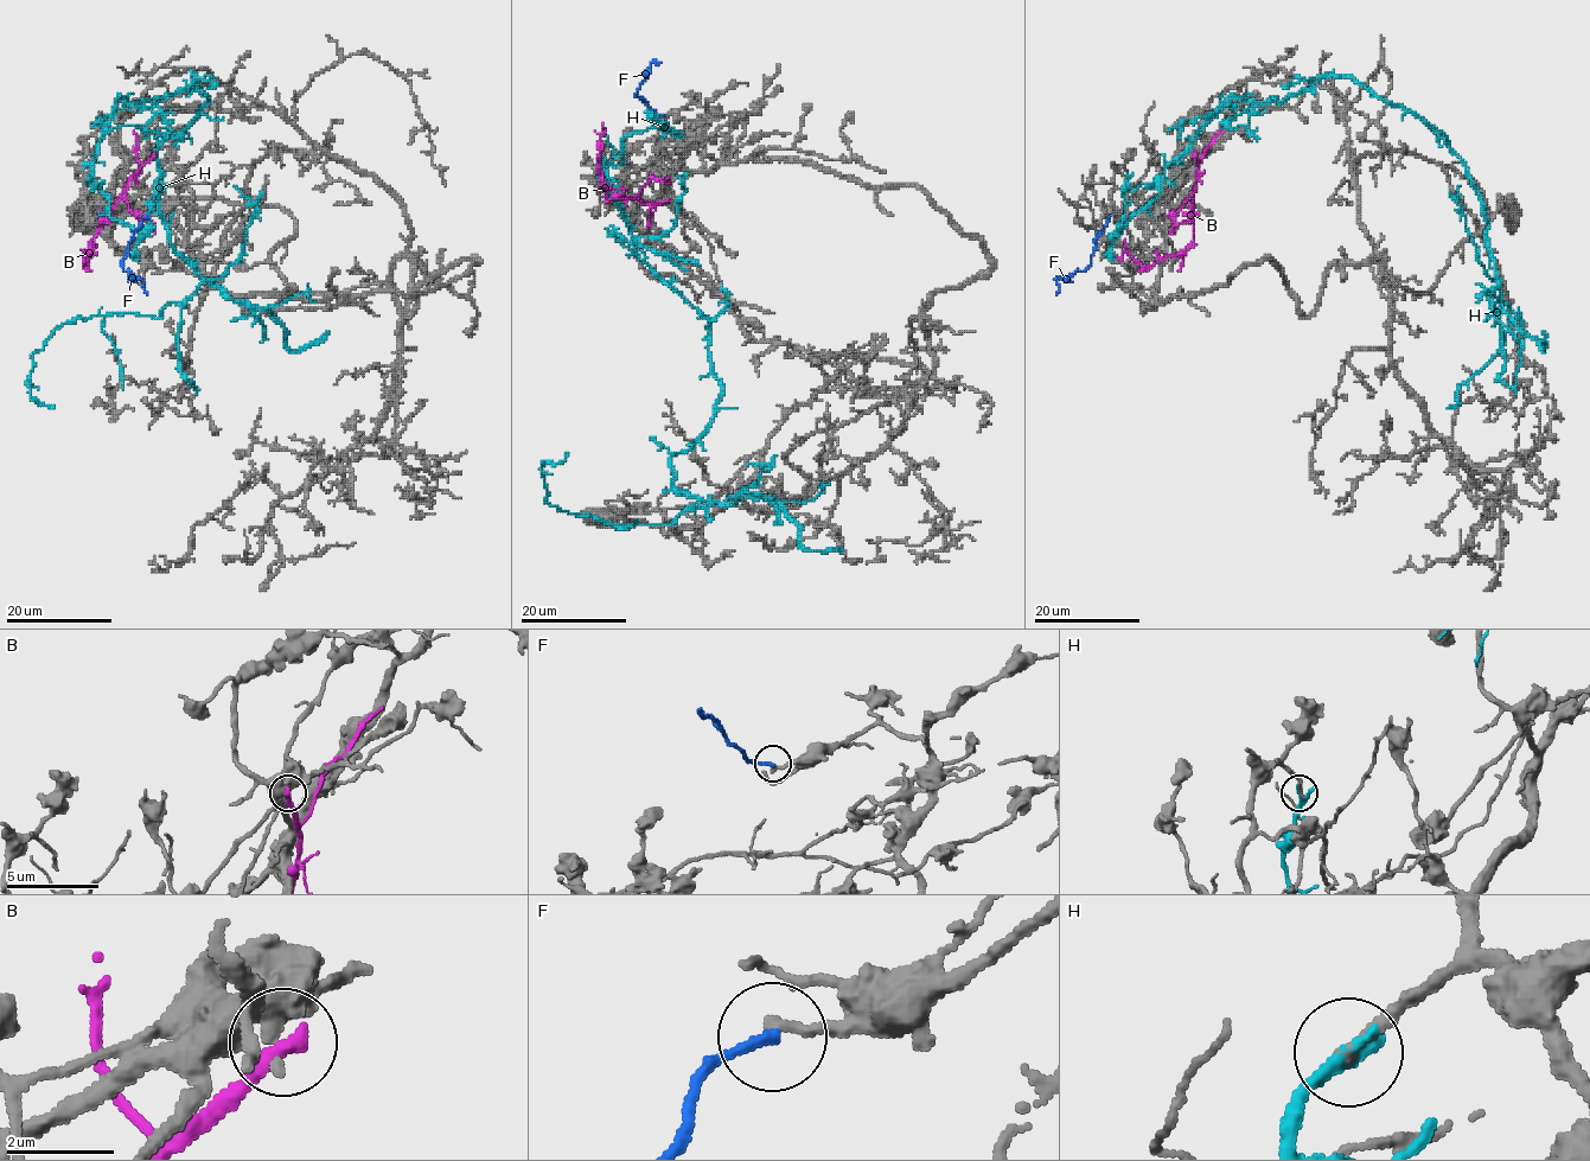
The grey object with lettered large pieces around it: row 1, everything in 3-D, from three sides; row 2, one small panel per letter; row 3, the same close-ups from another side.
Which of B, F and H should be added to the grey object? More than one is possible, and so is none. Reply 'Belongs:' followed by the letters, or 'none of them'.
Belongs: none of them

